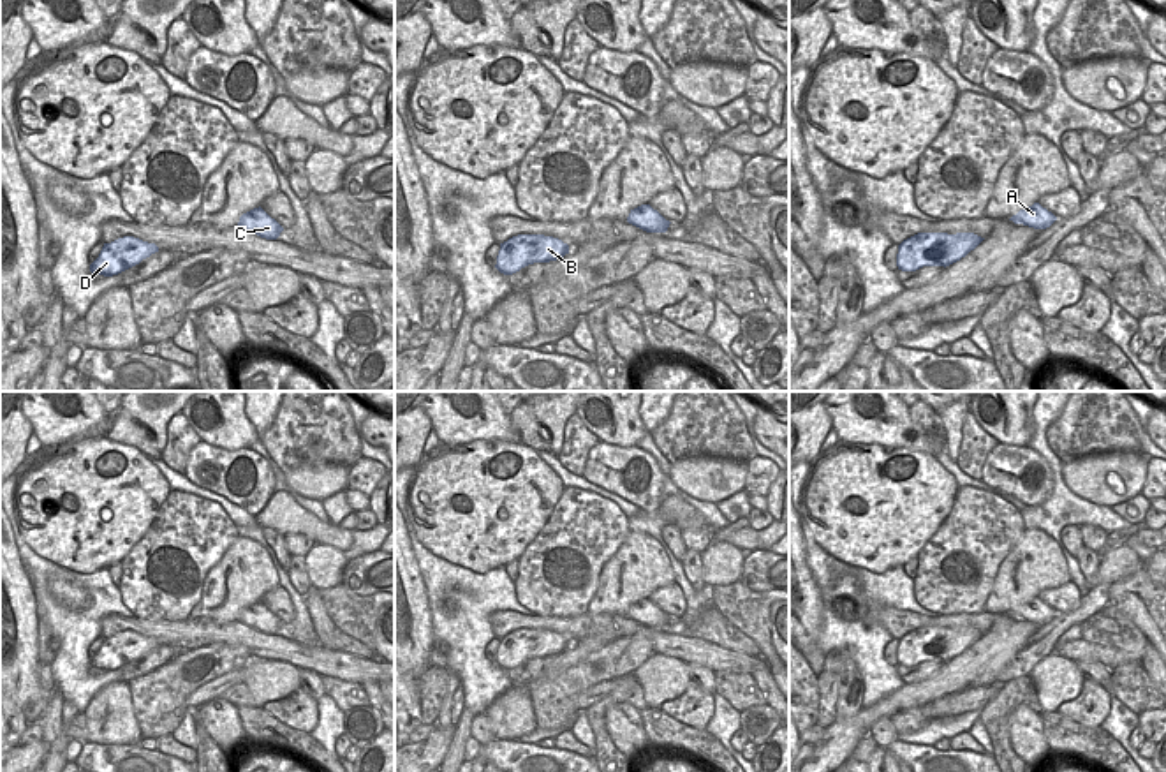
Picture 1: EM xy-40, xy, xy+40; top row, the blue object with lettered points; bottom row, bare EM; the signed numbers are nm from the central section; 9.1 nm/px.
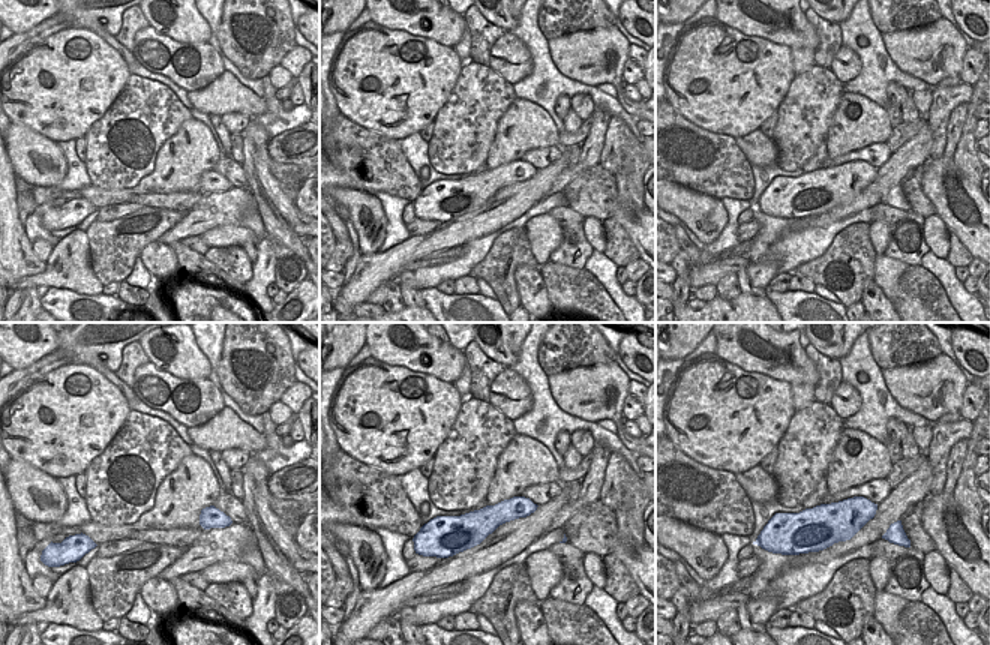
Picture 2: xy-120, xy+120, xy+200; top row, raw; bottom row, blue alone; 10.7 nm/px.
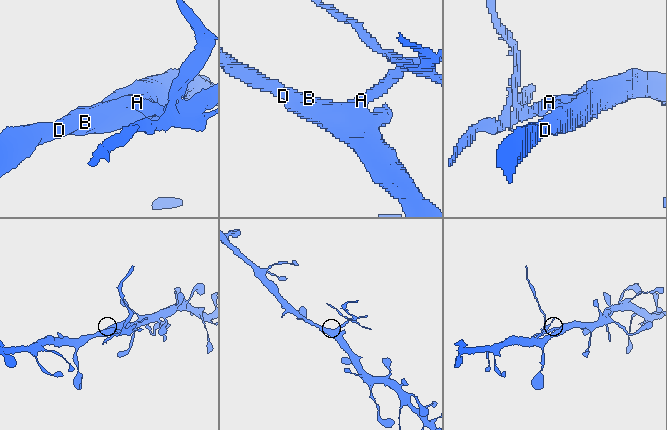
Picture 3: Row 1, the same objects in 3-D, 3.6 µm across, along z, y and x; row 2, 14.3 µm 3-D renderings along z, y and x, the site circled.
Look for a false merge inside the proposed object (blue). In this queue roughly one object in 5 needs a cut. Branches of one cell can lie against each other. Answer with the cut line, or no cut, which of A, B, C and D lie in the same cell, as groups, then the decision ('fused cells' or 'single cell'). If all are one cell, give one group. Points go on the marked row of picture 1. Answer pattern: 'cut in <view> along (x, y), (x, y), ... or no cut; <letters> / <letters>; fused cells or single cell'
cut in xy-40 along (258, 208), (256, 226), (250, 231); A B D / C; fused cells

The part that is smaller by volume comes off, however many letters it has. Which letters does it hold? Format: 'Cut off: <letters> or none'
Cut off: C

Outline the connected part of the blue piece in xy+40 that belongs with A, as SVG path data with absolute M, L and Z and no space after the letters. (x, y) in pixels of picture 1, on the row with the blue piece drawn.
M1034 203L1032 206L1020 210L1009 220L1013 220L1015 224L1034 227L1034 229L1043 229L1046 227L1044 215L1046 215L1046 208L1043 208L1039 203Z

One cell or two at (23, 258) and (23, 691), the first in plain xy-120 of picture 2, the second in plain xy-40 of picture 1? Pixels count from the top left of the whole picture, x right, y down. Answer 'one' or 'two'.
one

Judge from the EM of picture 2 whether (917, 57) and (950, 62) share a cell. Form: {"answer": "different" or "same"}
{"answer": "same"}

